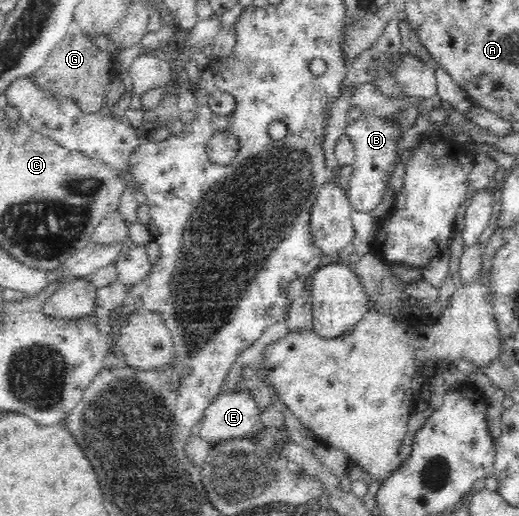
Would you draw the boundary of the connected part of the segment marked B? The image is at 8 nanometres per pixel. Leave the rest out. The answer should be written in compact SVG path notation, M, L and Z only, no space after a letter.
M362 113L355 120L347 119L345 134L355 149L353 174L347 190L351 207L358 212L371 213L382 201L388 179L393 173L397 159L397 144L403 131L385 118Z

